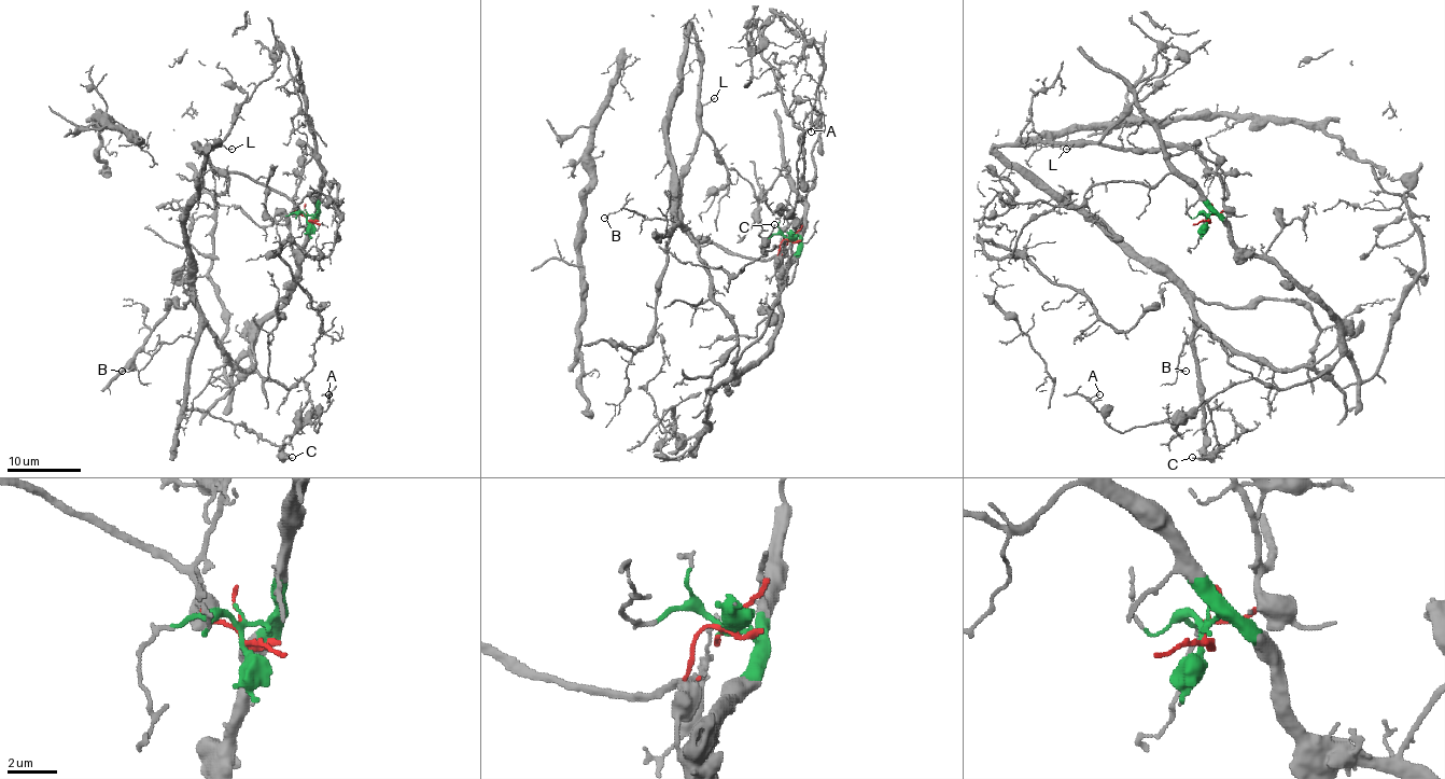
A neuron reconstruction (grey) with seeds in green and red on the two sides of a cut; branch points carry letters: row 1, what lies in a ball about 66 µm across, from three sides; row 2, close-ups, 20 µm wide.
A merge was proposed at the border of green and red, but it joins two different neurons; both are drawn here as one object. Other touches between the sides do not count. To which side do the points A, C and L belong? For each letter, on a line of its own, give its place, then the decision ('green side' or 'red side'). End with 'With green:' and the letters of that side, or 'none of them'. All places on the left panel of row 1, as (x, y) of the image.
A: (328, 394) | green side
C: (292, 457) | green side
L: (232, 149) | red side
With green: A, C

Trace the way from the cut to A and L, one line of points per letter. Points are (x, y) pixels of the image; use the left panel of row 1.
A: (307, 217), (316, 213), (294, 290), (262, 324), (251, 358), (286, 388), (303, 378), (318, 432), (328, 393)
L: (307, 217), (299, 216), (282, 195), (230, 170), (218, 168), (197, 147), (206, 150), (218, 144), (233, 148)

